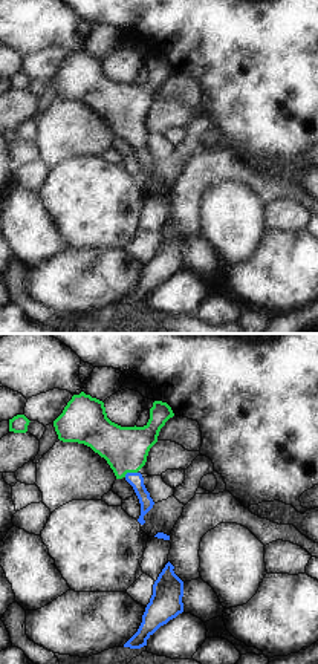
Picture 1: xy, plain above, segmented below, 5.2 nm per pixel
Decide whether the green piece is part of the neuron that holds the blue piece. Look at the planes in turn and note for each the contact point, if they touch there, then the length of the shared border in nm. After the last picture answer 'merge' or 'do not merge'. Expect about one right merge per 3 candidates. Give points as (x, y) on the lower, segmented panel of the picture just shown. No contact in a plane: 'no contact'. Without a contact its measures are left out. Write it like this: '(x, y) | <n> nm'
(130, 473) | 80 nm

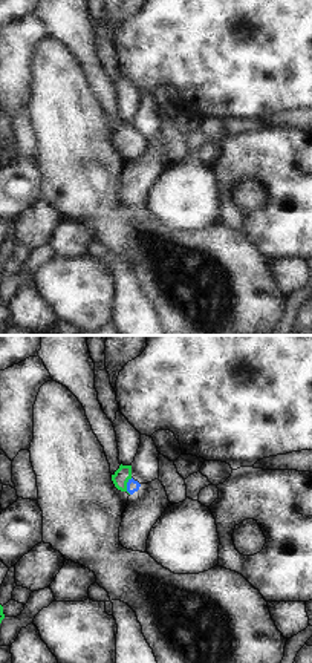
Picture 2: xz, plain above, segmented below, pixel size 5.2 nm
(127, 486) | 90 nm

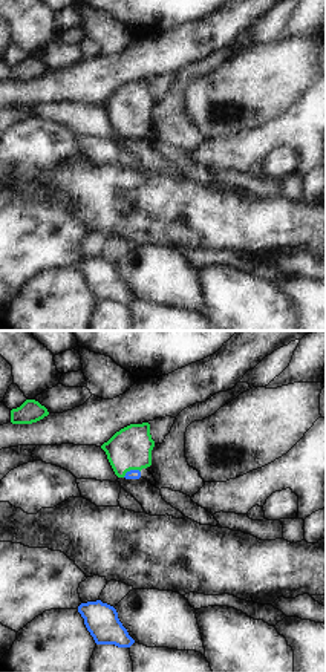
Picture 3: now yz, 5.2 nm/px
(130, 470) | 100 nm

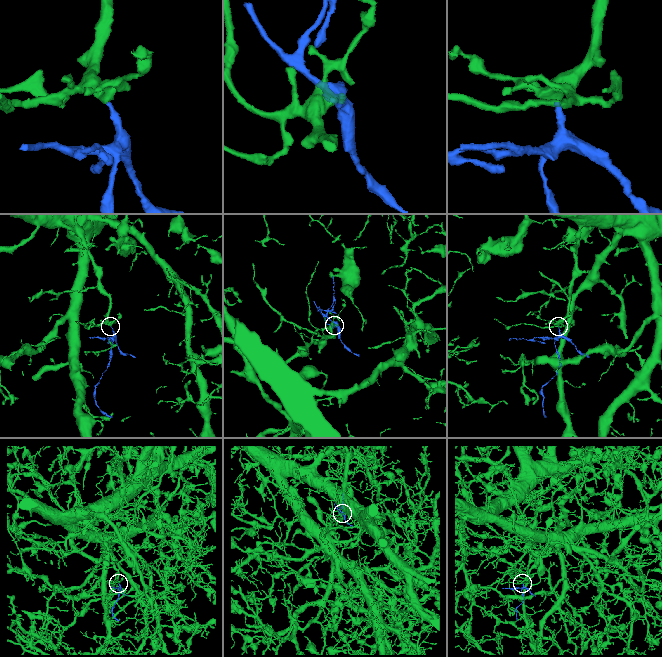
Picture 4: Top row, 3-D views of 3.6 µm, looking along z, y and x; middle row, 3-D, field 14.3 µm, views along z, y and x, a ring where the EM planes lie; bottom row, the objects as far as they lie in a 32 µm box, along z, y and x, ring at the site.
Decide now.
merge

